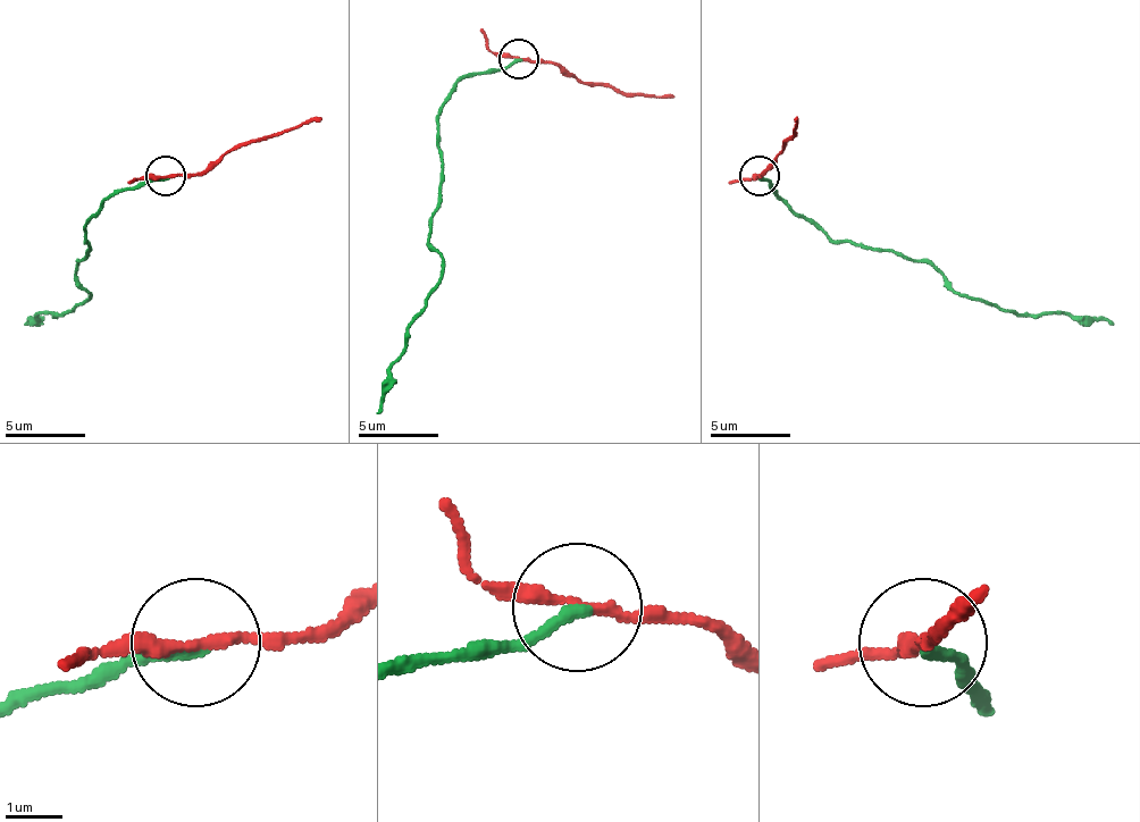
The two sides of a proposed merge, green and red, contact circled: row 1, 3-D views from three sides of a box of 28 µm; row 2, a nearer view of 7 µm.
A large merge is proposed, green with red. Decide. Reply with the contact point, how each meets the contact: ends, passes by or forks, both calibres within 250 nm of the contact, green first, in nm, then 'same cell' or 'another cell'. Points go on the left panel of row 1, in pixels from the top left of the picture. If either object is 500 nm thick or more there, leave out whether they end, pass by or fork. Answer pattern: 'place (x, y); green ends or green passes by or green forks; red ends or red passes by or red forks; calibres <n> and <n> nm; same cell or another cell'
place (166, 176); green ends; red passes by; calibres 240 and 200 nm; another cell

